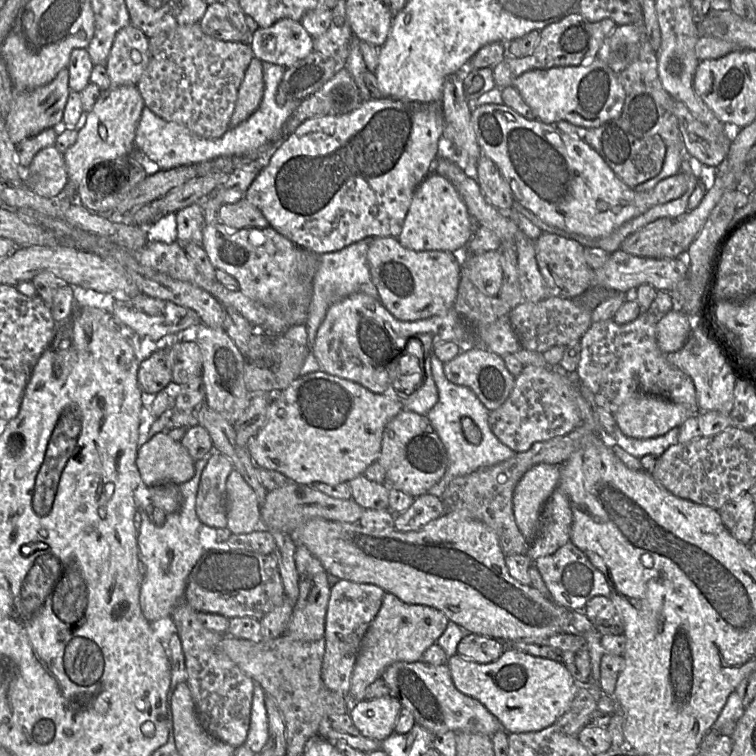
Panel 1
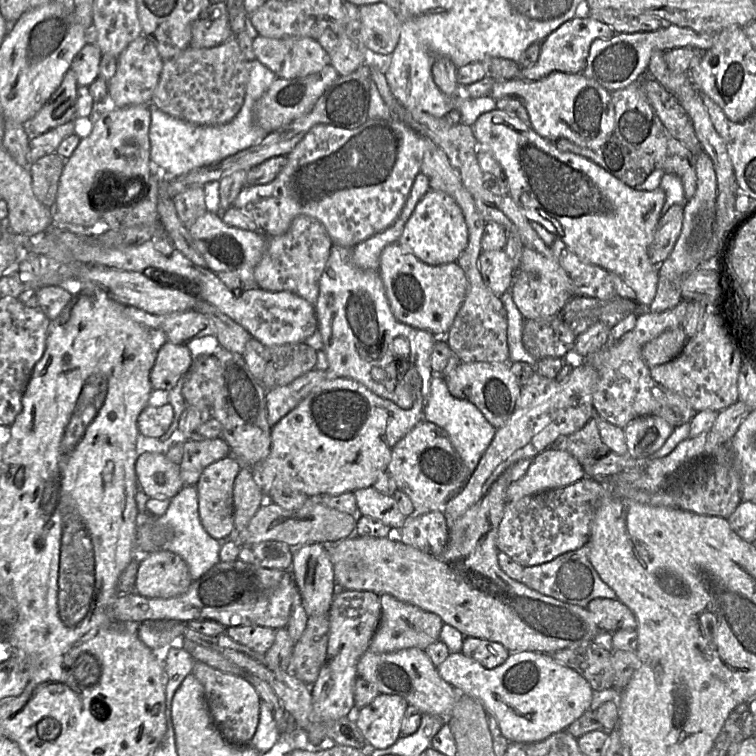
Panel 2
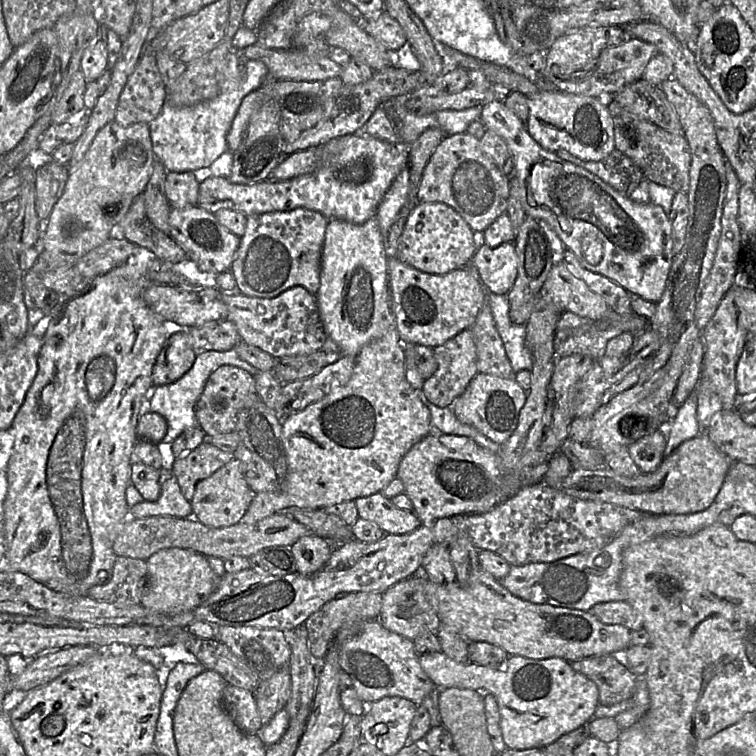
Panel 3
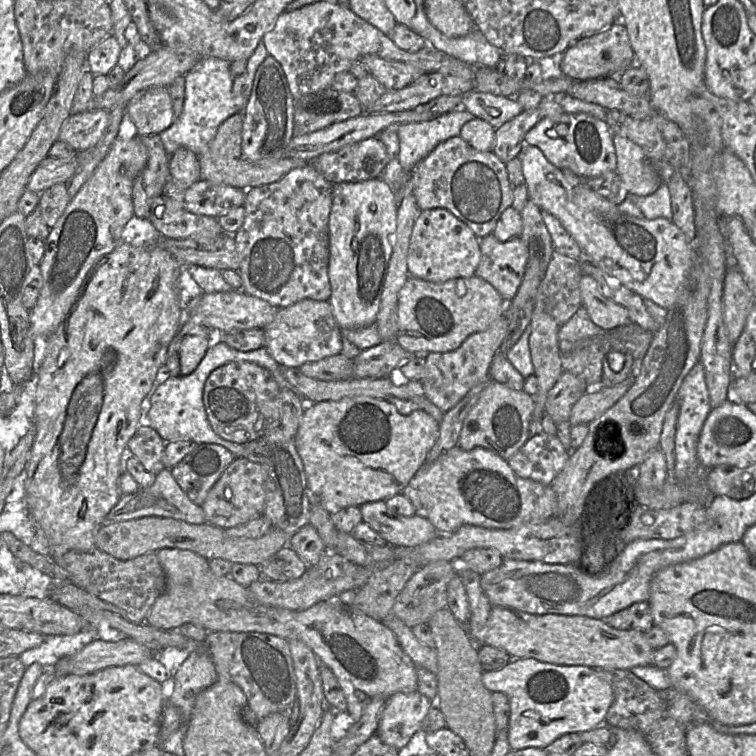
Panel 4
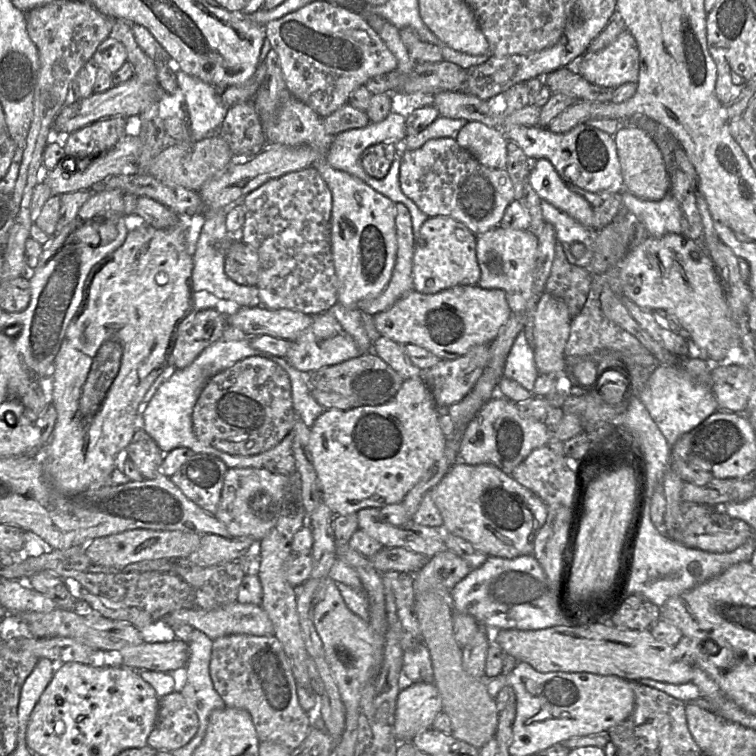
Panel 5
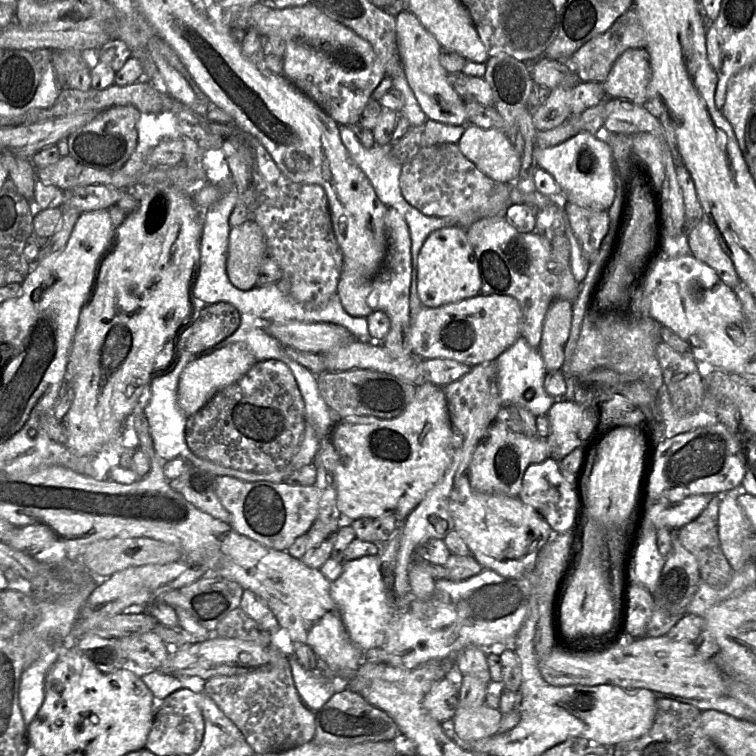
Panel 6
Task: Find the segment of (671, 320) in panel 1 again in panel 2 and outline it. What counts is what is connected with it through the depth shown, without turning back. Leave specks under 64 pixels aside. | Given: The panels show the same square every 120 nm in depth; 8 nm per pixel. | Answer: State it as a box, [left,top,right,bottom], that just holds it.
[642,326,686,369]

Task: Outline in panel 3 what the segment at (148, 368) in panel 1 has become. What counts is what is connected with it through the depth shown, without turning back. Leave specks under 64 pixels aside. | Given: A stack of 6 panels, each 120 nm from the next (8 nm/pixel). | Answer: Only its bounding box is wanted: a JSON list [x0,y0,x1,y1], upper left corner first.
[152,328,197,384]

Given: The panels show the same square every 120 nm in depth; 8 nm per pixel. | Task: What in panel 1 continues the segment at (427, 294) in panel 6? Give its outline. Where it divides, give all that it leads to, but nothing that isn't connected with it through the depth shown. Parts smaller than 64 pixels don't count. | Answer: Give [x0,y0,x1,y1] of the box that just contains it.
[398,171,474,254]

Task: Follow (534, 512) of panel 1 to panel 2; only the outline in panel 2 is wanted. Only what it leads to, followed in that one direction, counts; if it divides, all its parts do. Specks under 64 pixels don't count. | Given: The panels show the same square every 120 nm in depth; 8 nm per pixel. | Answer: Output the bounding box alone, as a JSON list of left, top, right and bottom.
[507,448,585,502]

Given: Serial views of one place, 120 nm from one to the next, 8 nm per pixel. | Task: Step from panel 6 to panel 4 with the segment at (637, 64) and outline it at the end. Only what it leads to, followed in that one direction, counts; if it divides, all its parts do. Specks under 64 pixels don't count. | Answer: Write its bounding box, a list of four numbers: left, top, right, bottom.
[560,24,635,81]

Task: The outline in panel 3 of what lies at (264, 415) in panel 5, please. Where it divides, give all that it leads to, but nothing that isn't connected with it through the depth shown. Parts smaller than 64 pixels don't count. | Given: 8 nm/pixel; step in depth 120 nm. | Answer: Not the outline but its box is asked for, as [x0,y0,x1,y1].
[195,365,258,437]

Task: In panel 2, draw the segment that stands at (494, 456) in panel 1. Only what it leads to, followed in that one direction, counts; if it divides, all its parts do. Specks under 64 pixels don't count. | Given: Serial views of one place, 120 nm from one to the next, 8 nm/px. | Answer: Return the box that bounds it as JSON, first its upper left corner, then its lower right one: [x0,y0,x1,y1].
[424,373,496,478]

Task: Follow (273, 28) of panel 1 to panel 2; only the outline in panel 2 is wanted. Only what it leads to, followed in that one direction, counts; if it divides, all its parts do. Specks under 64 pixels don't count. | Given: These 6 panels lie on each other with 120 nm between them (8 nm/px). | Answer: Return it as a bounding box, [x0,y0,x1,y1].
[252,35,331,79]

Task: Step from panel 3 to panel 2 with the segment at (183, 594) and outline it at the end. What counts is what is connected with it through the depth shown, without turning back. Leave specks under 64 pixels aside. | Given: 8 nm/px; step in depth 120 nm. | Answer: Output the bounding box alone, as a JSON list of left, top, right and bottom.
[135,551,193,598]

